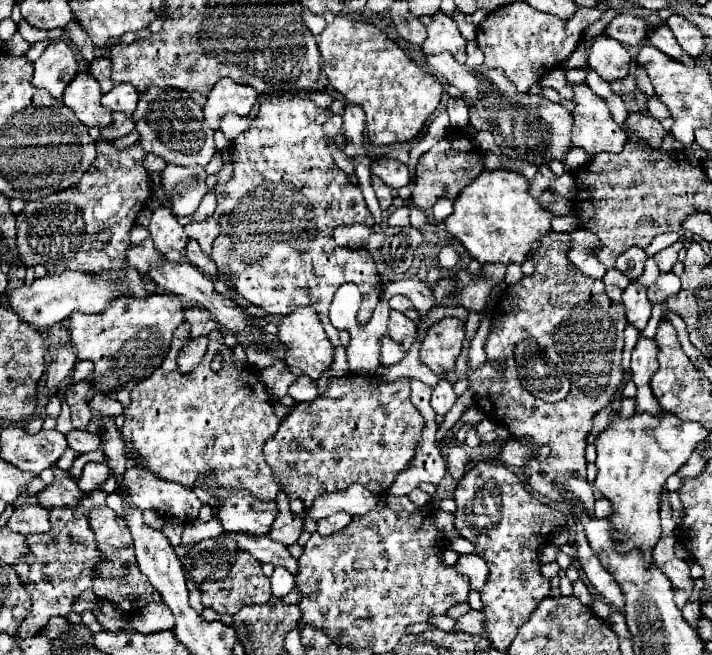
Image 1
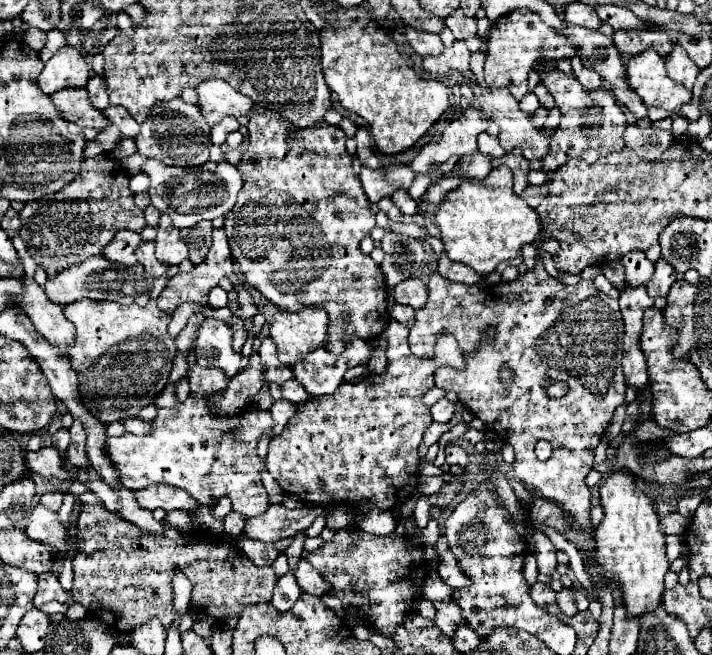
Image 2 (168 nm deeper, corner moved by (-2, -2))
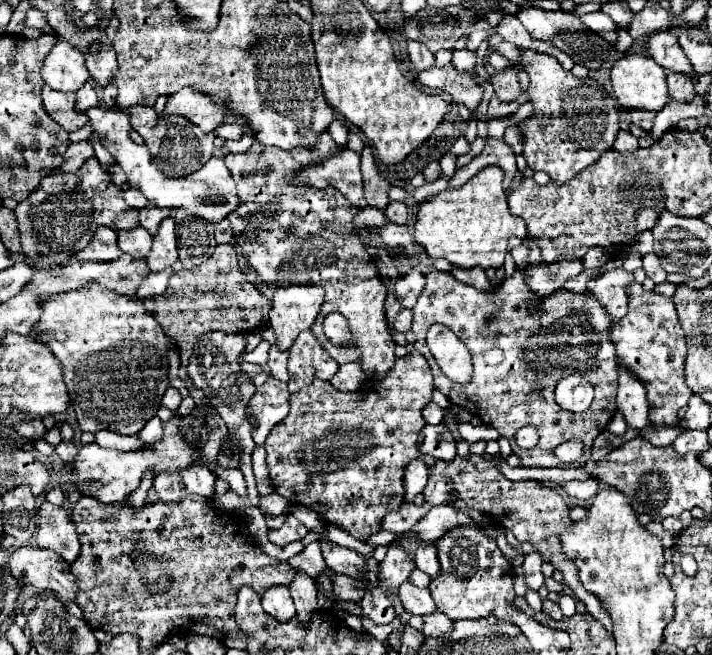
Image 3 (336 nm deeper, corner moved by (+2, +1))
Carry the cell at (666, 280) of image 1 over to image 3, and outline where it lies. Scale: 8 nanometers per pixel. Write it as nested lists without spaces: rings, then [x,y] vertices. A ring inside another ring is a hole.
[[[646,254],[646,256],[644,256],[644,266],[642,266],[642,268],[644,268],[646,276],[648,276],[650,280],[654,280],[654,284],[666,282],[668,272],[662,268],[660,258],[656,258],[656,254]]]

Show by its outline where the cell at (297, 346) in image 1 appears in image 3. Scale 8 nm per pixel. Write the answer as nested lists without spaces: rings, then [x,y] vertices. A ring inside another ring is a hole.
[[[304,284],[274,290],[270,328],[276,332],[276,344],[280,346],[280,350],[290,350],[298,334],[312,328],[322,302],[322,286]]]

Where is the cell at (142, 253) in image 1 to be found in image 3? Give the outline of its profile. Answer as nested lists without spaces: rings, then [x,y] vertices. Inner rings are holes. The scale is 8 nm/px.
[[[100,226],[96,230],[94,238],[90,240],[90,246],[80,250],[76,258],[80,260],[116,260],[122,256],[118,242],[116,242],[116,230],[108,230],[106,226]]]

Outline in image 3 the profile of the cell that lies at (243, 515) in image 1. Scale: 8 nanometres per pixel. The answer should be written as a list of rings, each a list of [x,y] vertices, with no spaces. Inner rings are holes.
[[[292,514],[286,516],[286,522],[284,522],[282,528],[278,528],[278,530],[268,528],[268,540],[270,540],[272,544],[276,544],[276,546],[286,546],[286,544],[290,544],[290,542],[300,540],[300,538],[306,536],[306,534],[308,534],[308,528],[306,528],[302,522],[298,522]]]

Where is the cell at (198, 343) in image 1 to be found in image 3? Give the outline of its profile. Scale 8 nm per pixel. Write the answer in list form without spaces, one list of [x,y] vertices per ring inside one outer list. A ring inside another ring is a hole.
[[[168,388],[166,390],[166,394],[164,394],[164,398],[162,398],[162,406],[166,406],[166,408],[170,408],[170,410],[176,410],[178,406],[180,406],[180,402],[182,402],[182,396],[180,396],[180,392],[176,390],[176,388]]]

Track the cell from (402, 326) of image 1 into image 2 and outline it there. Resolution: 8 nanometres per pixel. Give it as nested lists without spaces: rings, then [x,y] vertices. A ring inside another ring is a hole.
[[[390,321],[384,337],[388,341],[386,359],[390,367],[382,375],[366,375],[358,383],[340,383],[331,395],[312,397],[304,403],[298,417],[292,419],[280,437],[270,439],[266,467],[278,481],[284,493],[300,497],[304,503],[328,505],[370,501],[378,509],[393,509],[408,499],[418,487],[418,445],[422,435],[432,423],[430,409],[422,403],[426,391],[434,387],[436,361],[418,359],[408,347],[408,331],[398,321]]]

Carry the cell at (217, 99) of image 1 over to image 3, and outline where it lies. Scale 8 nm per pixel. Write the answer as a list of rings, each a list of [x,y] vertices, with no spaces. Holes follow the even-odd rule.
[[[186,86],[184,90],[168,96],[166,112],[162,116],[180,114],[190,122],[202,128],[202,132],[214,132],[214,128],[222,126],[228,120],[228,106],[212,94],[200,94],[200,90],[192,90]]]

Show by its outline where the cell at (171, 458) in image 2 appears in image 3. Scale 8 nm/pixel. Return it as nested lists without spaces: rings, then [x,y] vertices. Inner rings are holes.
[[[174,412],[174,416],[162,424],[164,436],[152,446],[120,452],[120,450],[106,450],[98,446],[96,442],[84,444],[76,456],[76,474],[72,476],[72,484],[86,496],[94,496],[102,504],[114,504],[122,502],[130,492],[134,492],[140,486],[140,480],[144,472],[164,472],[164,470],[182,470],[184,466],[192,466],[196,462],[194,448],[188,444],[184,434],[180,432],[182,416]]]

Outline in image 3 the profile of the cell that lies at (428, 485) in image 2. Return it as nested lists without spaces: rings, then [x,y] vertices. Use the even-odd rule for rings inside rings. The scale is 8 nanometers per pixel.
[[[470,454],[468,460],[456,456],[452,462],[436,462],[436,466],[430,468],[428,484],[424,488],[426,502],[436,506],[436,504],[446,504],[450,500],[450,488],[446,486],[448,478],[454,480],[454,490],[458,492],[460,506],[468,506],[490,514],[494,524],[512,530],[520,542],[530,542],[542,554],[544,560],[550,560],[554,568],[562,572],[564,584],[578,596],[580,602],[586,604],[586,610],[608,630],[608,634],[612,632],[612,620],[608,618],[608,614],[604,614],[604,606],[600,606],[600,598],[582,590],[580,578],[576,574],[576,564],[568,562],[568,558],[564,558],[564,552],[560,550],[560,530],[572,526],[574,522],[570,520],[570,506],[566,504],[566,500],[556,488],[542,486],[542,482],[538,480],[512,482],[504,478],[492,466],[492,462],[484,460],[482,456]]]

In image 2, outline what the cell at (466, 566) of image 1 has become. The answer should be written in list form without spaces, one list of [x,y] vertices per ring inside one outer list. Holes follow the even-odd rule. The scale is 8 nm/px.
[[[448,553],[438,555],[438,577],[450,587],[468,585],[468,577],[464,577],[464,573],[460,573],[460,565],[456,565],[456,559]]]

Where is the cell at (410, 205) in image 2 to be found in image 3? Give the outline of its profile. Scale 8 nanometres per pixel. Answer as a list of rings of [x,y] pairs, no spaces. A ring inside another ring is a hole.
[[[364,146],[364,150],[362,150],[362,176],[364,176],[364,196],[366,196],[368,206],[386,208],[386,204],[390,202],[388,188],[392,188],[392,186],[388,180],[384,180],[380,176],[370,146]]]

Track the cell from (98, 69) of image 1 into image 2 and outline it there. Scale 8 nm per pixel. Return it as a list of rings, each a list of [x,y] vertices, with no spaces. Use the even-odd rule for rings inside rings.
[[[94,75],[88,85],[86,85],[86,91],[88,91],[88,99],[92,103],[92,107],[96,107],[98,111],[104,111],[108,107],[108,93],[106,93],[106,81],[98,75]]]

